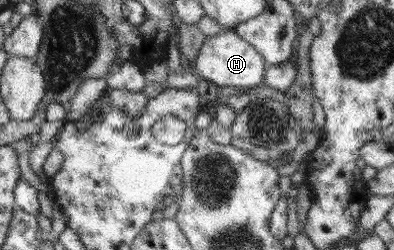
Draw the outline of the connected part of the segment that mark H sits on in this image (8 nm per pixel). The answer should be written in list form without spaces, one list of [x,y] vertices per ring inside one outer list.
[[[231,30],[213,37],[206,37],[191,64],[203,80],[208,79],[218,87],[231,85],[237,89],[261,86],[267,65],[263,56],[252,45],[241,39],[237,32]]]

